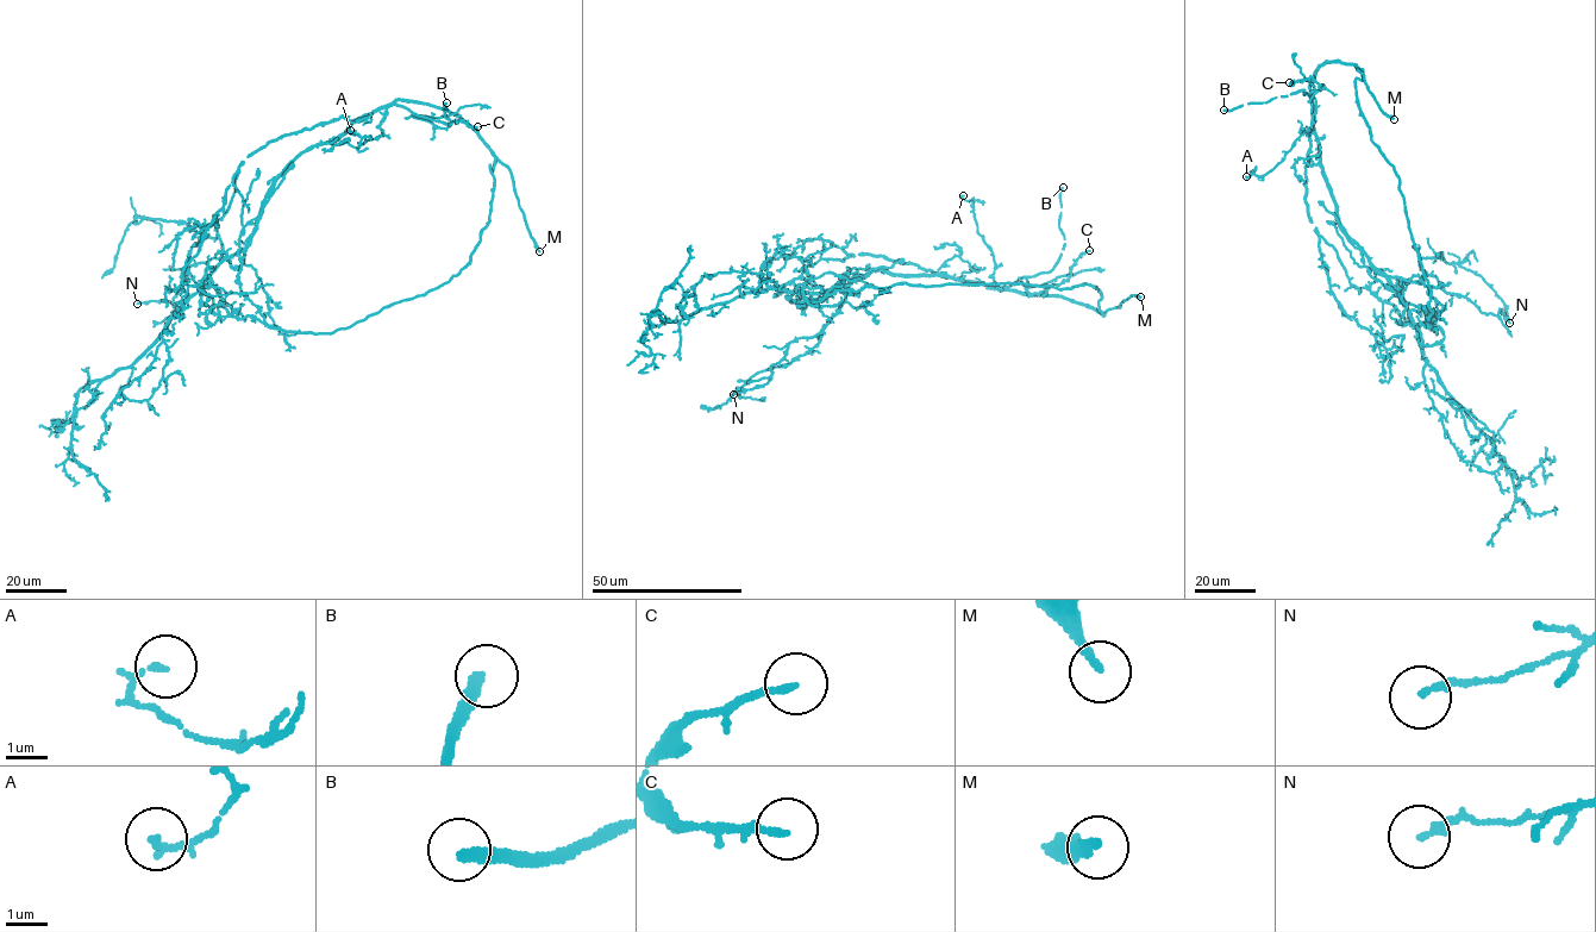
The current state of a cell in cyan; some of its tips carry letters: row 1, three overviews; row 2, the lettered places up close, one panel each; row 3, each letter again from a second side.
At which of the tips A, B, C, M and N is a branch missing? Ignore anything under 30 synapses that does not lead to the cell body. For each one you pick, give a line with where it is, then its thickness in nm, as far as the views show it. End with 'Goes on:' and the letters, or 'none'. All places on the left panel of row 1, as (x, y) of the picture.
B: Place: (446, 102). Thickness 300 nm
M: Place: (539, 251). Thickness 220 nm
Goes on: B, M

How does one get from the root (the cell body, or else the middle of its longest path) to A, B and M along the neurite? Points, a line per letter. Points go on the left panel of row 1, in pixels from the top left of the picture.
A: (269, 191), (300, 152), (333, 142), (355, 122), (387, 106), (382, 135), (361, 144), (350, 130)
B: (269, 191), (300, 152), (333, 142), (355, 122), (379, 110), (395, 104), (450, 124), (444, 116), (446, 102)
M: (269, 191), (300, 152), (333, 142), (355, 122), (398, 100), (426, 102), (459, 114), (508, 168), (539, 251)

